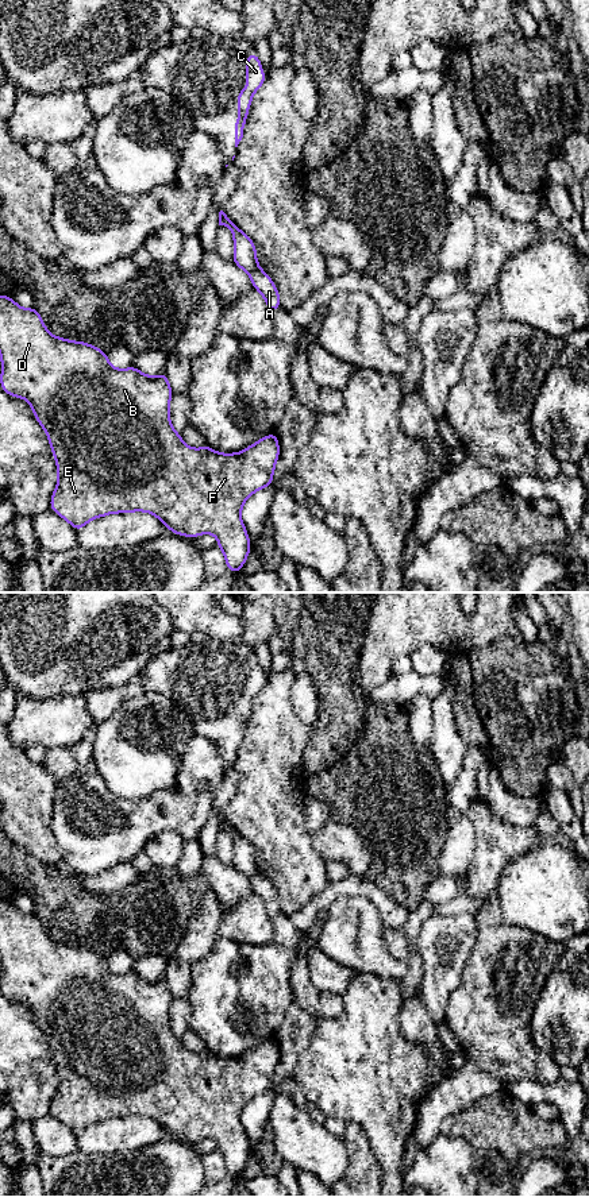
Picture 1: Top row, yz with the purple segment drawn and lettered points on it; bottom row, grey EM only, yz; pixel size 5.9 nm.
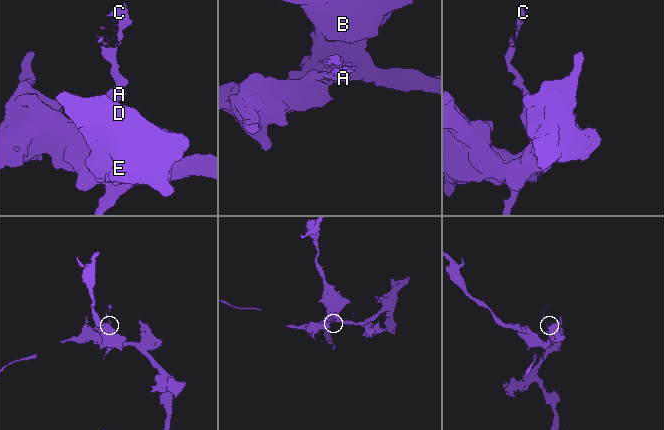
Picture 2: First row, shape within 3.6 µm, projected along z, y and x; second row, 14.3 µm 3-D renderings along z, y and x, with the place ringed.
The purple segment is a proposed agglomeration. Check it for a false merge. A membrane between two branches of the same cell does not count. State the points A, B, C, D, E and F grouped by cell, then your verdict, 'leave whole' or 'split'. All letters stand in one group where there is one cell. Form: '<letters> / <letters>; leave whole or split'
A B D E F / C; split

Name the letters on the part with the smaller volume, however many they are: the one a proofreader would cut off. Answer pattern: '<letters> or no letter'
C

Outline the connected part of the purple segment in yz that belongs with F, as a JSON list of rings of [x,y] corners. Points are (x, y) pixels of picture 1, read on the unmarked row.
[[[0,900],[0,961],[0,991],[3,996],[12,1001],[24,1003],[30,1007],[34,1022],[45,1034],[53,1059],[55,1062],[58,1088],[55,1094],[53,1096],[50,1105],[50,1113],[53,1116],[66,1124],[77,1136],[81,1135],[91,1124],[103,1120],[113,1117],[147,1116],[159,1123],[166,1130],[166,1132],[176,1139],[192,1143],[205,1138],[215,1139],[217,1143],[217,1150],[224,1158],[227,1174],[232,1178],[236,1178],[242,1174],[249,1157],[251,1155],[251,1148],[247,1135],[240,1123],[240,1115],[243,1112],[243,1108],[251,1098],[261,1093],[272,1090],[273,1088],[273,1077],[276,1066],[280,1061],[277,1038],[263,1040],[255,1049],[245,1053],[238,1058],[219,1058],[207,1049],[200,1054],[188,1051],[181,1043],[180,1038],[177,1038],[170,1028],[169,1008],[173,1000],[173,995],[169,989],[166,977],[162,977],[158,981],[149,981],[140,977],[134,970],[124,974],[116,974],[108,966],[107,957],[99,954],[97,951],[82,946],[72,946],[63,942],[53,941],[45,931],[43,924],[35,912],[20,912],[11,903],[11,900]]]

